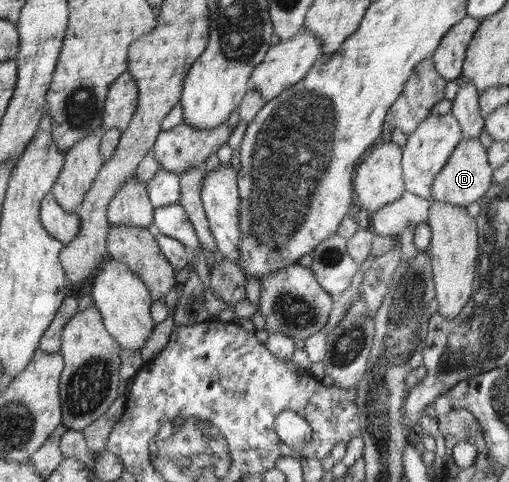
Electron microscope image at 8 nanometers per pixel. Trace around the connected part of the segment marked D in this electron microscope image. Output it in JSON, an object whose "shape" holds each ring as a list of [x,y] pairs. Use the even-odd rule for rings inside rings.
{"shape":[[[462,138],[452,151],[442,171],[436,175],[431,189],[434,200],[451,203],[453,206],[466,208],[479,199],[490,189],[493,181],[493,167],[487,158],[487,149],[476,138]]]}

